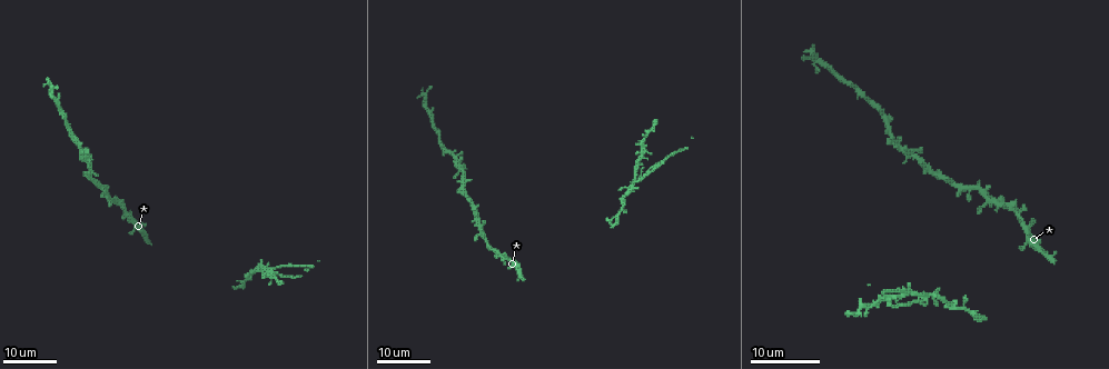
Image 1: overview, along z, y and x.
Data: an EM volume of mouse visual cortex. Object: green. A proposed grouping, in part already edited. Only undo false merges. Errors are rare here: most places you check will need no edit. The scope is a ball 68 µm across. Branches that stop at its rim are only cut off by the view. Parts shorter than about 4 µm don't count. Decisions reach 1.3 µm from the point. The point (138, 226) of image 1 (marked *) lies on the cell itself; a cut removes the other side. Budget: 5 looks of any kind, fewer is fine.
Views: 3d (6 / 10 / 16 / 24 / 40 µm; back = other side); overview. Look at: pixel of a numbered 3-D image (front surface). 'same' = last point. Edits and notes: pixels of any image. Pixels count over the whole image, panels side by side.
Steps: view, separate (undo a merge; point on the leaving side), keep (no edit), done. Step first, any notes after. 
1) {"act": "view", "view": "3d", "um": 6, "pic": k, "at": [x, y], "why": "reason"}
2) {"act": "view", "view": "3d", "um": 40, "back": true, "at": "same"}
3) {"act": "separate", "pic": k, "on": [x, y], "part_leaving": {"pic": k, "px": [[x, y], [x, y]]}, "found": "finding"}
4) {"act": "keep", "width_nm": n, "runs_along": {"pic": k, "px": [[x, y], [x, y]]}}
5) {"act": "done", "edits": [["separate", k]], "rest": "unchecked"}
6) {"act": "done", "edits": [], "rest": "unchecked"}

{"act": "view", "view": "3d", "um": 24, "pic": 1, "at": [463, 187], "why": "calibre changes"}

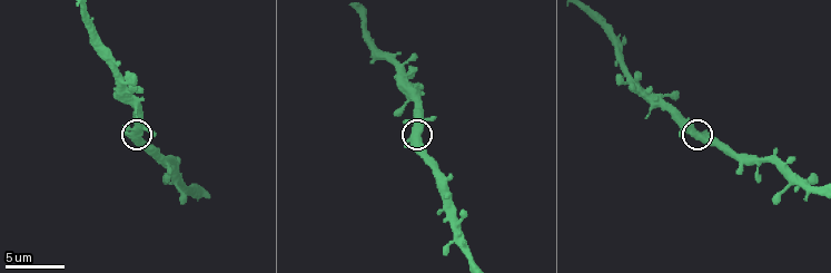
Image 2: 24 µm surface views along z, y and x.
{"act": "view", "view": "3d", "um": 6, "pic": 2, "at": [696, 135], "why": "closer look"}

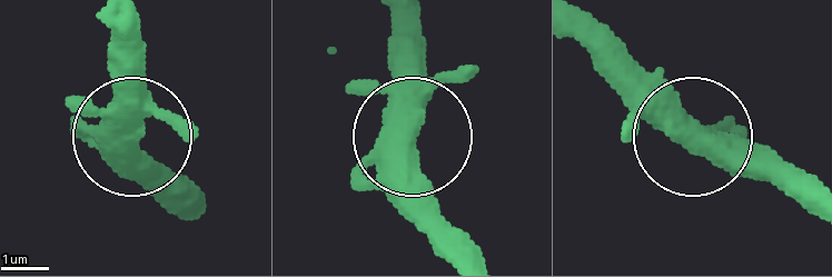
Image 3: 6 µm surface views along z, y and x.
{"act": "view", "view": "3d", "um": 6, "back": true, "pic": 3, "at": [406, 145], "why": "from behind"}

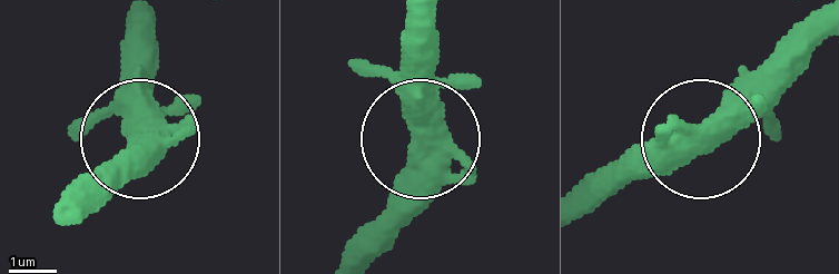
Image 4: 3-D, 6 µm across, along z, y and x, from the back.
{"act": "keep", "runs_along": {"pic": 4, "px": [[345, 256], [410, 149], [417, 45]]}, "found": "continuous, no second cell"}

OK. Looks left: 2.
{"act": "view", "view": "3d", "um": 6, "pic": 2, "at": [365, 14], "why": "calibre changes"}

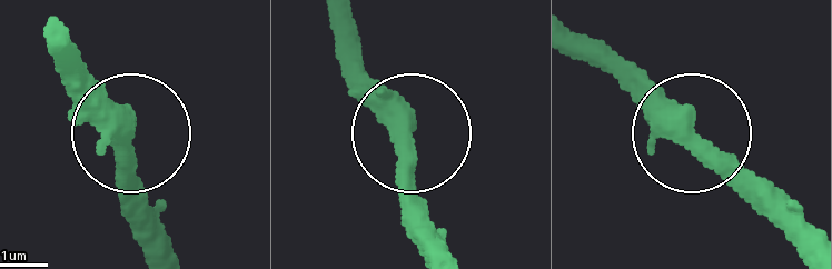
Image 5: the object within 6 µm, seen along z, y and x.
{"act": "keep", "runs_along": {"pic": 5, "px": [[803, 240], [627, 66]]}, "found": "continuous, no second cell"}

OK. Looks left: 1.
{"act": "done", "edits": [], "rest": "unchecked"}

